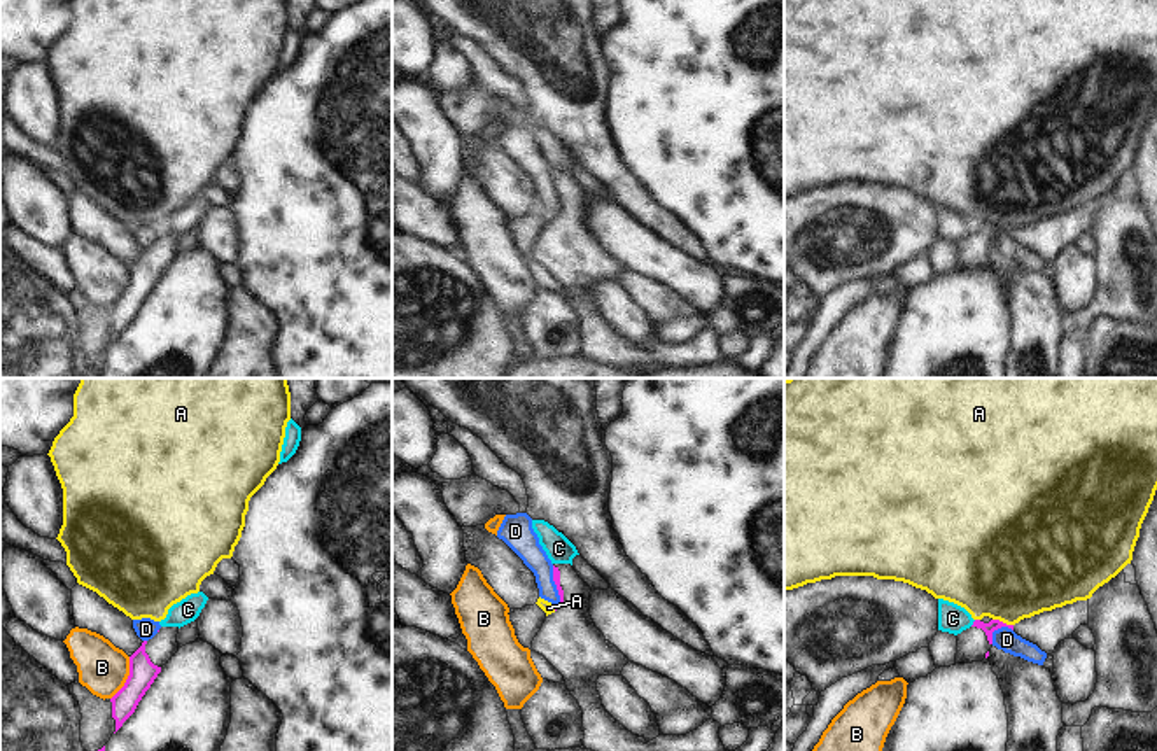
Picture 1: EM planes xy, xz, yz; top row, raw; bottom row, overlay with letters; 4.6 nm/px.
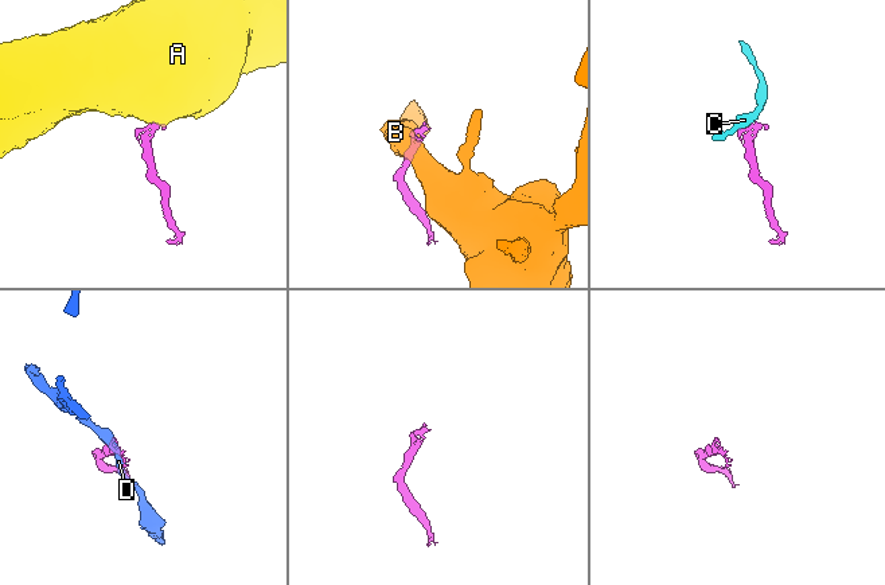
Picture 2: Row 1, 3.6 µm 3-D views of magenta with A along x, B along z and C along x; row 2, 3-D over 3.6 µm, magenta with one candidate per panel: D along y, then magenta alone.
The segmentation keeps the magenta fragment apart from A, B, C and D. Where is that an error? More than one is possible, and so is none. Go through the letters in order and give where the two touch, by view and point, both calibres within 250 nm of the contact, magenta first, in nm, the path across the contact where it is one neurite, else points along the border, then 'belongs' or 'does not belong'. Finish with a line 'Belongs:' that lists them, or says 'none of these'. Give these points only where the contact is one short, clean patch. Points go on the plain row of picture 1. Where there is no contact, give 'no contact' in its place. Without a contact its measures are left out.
A: meets magenta in yz at (1003, 231); 50 nm thick on the magenta side, 480 nm on the other; border along yz (993, 226), (1012, 233); does not belong
B: meets magenta in xy at (128, 286); 130 nm thick on the magenta side, 220 nm on the other; border along xy (130, 265), (130, 282), (111, 307); does not belong
C: meets magenta in yz at (974, 231); 50 nm thick on the magenta side, 140 nm on the other; border along yz (975, 228), (970, 233); does not belong
D: meets magenta in xz at (555, 191); 30 nm thick on the magenta side, 140 nm on the other; border along xz (552, 174), (552, 188), (559, 203), (557, 212); does not belong
Belongs: none of these

